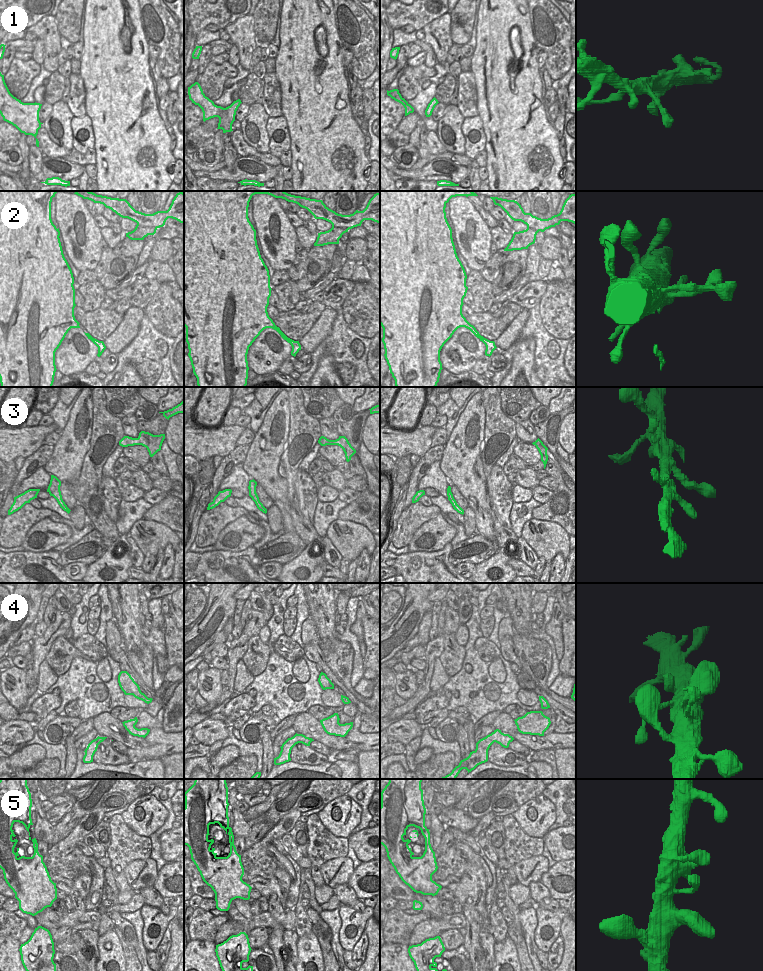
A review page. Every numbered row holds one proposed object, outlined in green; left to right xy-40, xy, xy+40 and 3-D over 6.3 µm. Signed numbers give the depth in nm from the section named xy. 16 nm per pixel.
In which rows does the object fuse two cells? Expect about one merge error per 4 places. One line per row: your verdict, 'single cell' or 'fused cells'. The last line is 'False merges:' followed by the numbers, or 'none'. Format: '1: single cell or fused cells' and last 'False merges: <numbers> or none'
1: single cell
2: single cell
3: single cell
4: single cell
5: single cell
False merges: none

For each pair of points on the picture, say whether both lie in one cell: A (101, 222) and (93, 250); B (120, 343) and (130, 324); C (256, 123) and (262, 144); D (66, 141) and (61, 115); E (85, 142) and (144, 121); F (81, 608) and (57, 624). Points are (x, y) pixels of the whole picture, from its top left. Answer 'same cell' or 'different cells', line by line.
A: different cells
B: same cell
C: same cell
D: same cell
E: different cells
F: different cells

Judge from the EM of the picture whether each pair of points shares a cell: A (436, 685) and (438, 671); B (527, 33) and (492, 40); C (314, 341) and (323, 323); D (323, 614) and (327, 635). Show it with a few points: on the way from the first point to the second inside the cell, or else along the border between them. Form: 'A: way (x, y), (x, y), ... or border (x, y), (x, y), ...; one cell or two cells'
A: way (437, 682), (438, 674); one cell
B: way (518, 24), (509, 23), (501, 31); one cell
C: way (314, 337), (322, 327); one cell
D: way (324, 619), (326, 630); one cell

